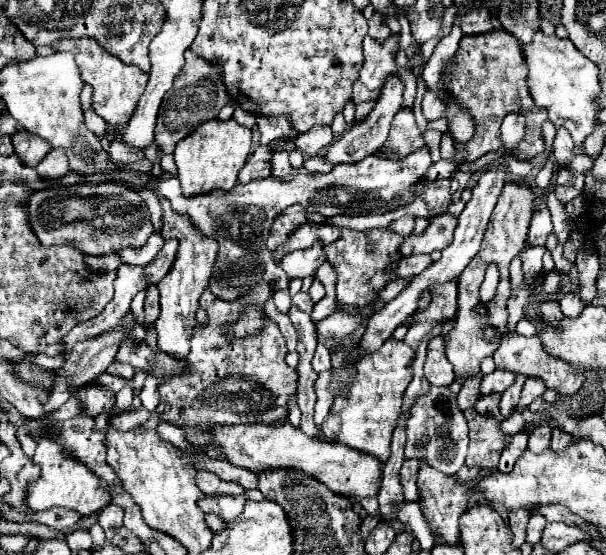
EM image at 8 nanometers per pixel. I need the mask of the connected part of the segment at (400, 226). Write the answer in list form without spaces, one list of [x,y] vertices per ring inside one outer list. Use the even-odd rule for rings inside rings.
[[[414,214],[402,216],[400,220],[396,220],[396,222],[390,226],[390,230],[394,230],[396,234],[402,234],[402,236],[410,236],[410,234],[412,234],[412,230],[414,230],[416,218],[418,218],[418,216],[414,216]]]

